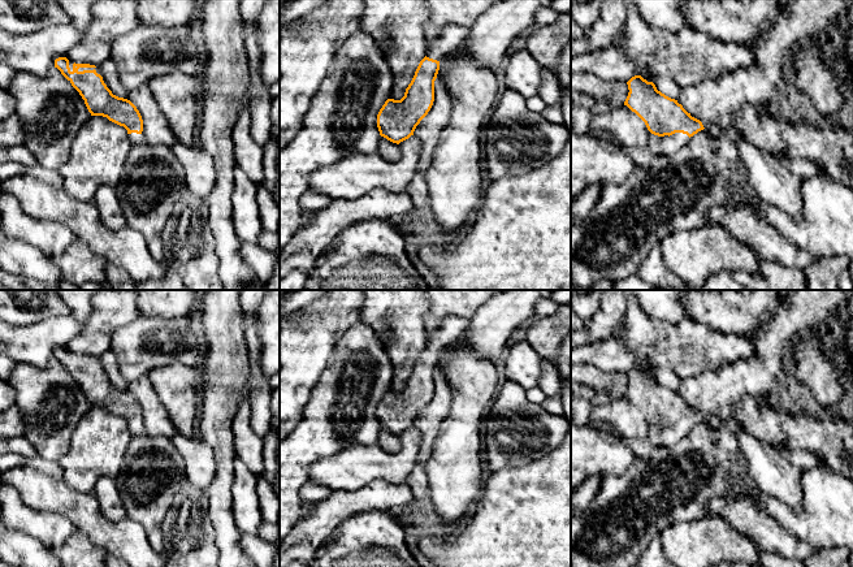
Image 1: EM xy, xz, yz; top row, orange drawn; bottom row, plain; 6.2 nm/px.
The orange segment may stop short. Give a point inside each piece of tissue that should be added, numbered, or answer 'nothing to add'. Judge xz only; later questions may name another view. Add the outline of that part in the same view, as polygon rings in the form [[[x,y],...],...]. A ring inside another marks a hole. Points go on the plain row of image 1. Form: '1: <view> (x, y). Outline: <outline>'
1: xz (450, 328). Outline: [[[446,317],[430,332],[426,332],[426,349],[441,352],[468,328],[469,320],[463,317]]]

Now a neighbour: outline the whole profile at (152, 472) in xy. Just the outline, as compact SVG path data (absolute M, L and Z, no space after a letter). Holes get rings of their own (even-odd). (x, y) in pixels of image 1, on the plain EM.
M148 434L133 437L114 482L126 510L126 516L144 528L146 536L155 551L164 553L161 524L176 494L187 482L185 462L172 438L164 436L151 437Z

